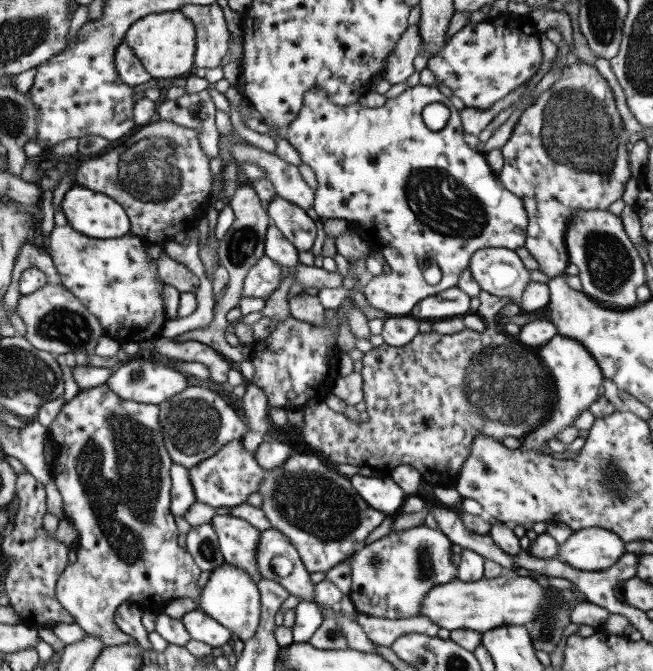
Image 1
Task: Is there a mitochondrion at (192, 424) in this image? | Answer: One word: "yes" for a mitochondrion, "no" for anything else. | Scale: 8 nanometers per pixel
yes

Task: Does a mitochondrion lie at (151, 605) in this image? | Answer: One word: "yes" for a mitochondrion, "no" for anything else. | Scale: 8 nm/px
no

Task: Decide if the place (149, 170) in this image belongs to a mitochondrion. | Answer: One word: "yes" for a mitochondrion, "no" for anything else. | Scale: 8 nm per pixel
yes

